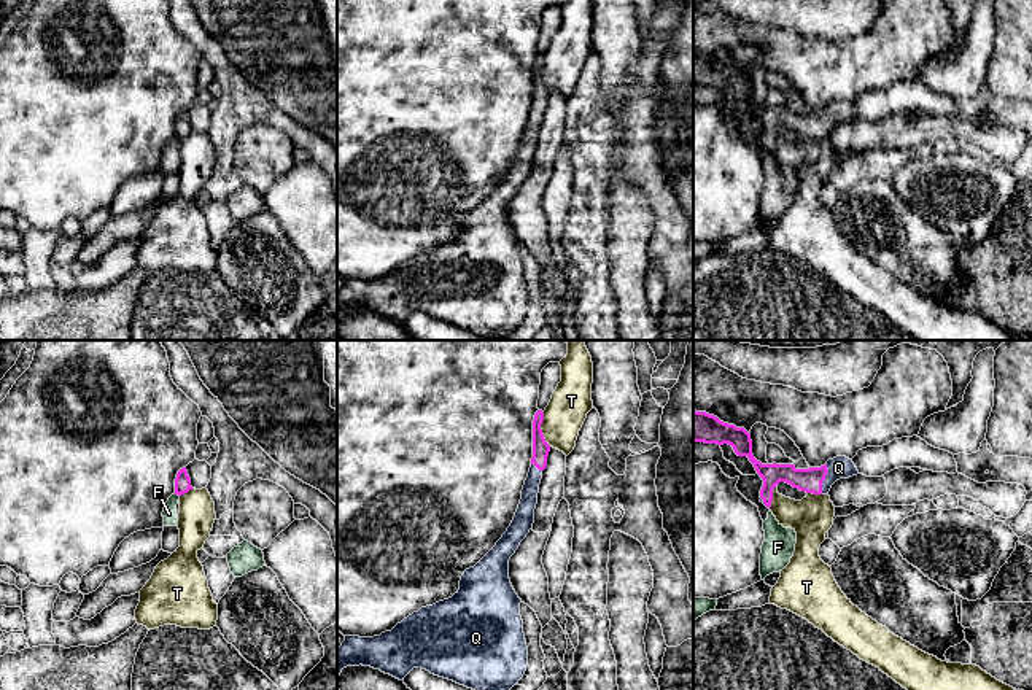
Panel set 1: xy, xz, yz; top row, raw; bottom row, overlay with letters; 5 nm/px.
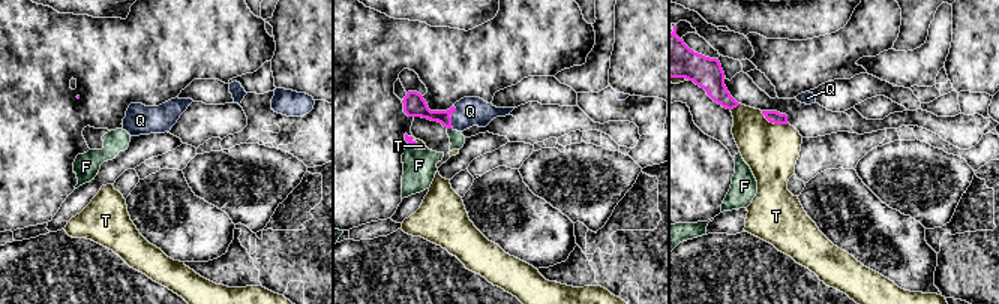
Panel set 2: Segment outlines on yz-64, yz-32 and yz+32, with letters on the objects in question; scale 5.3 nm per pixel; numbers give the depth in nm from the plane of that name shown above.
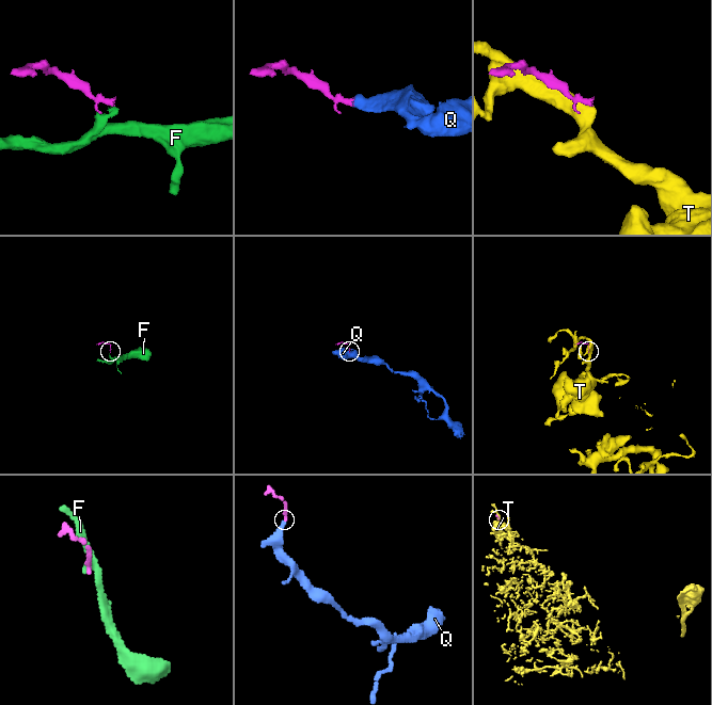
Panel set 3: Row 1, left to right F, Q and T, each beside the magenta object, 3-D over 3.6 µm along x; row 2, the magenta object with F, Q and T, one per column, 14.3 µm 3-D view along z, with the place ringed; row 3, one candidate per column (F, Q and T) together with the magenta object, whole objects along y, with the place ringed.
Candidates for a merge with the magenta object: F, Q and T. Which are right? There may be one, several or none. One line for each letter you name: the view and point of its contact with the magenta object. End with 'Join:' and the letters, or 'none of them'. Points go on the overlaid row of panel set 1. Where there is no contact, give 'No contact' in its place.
Q: Touches magenta at yz (824, 479)
Join: Q

